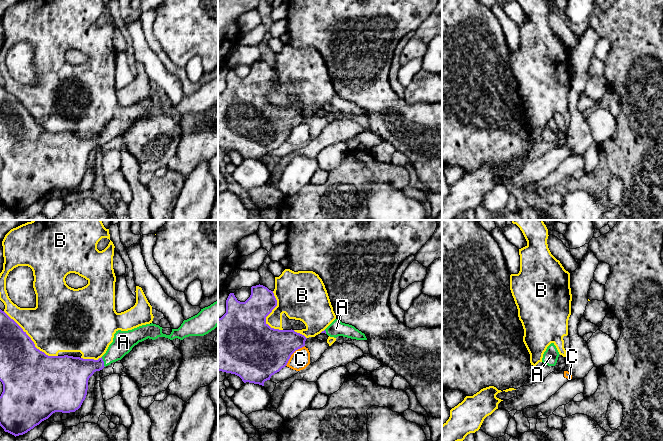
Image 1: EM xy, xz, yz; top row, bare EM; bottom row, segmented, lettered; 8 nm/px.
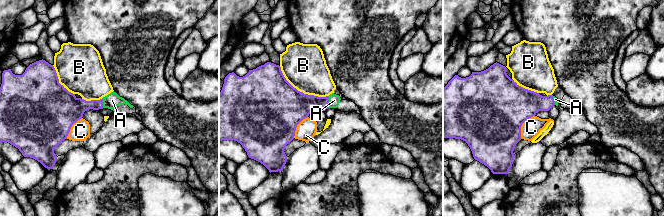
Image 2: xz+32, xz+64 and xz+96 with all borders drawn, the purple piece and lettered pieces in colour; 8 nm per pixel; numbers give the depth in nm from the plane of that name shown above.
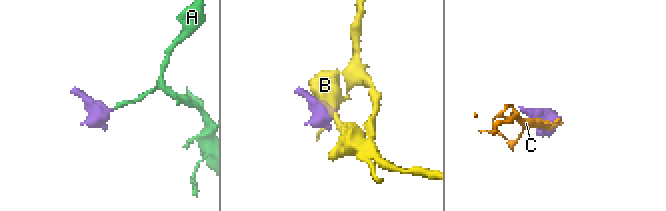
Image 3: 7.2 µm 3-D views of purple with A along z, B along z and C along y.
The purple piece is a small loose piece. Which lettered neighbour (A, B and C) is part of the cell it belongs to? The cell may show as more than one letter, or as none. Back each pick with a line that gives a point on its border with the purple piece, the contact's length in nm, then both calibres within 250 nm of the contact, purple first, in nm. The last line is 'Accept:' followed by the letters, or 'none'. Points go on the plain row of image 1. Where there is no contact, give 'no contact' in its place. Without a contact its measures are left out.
A: xy (103, 138) | 90 nm | 260/170 nm
Accept: A

